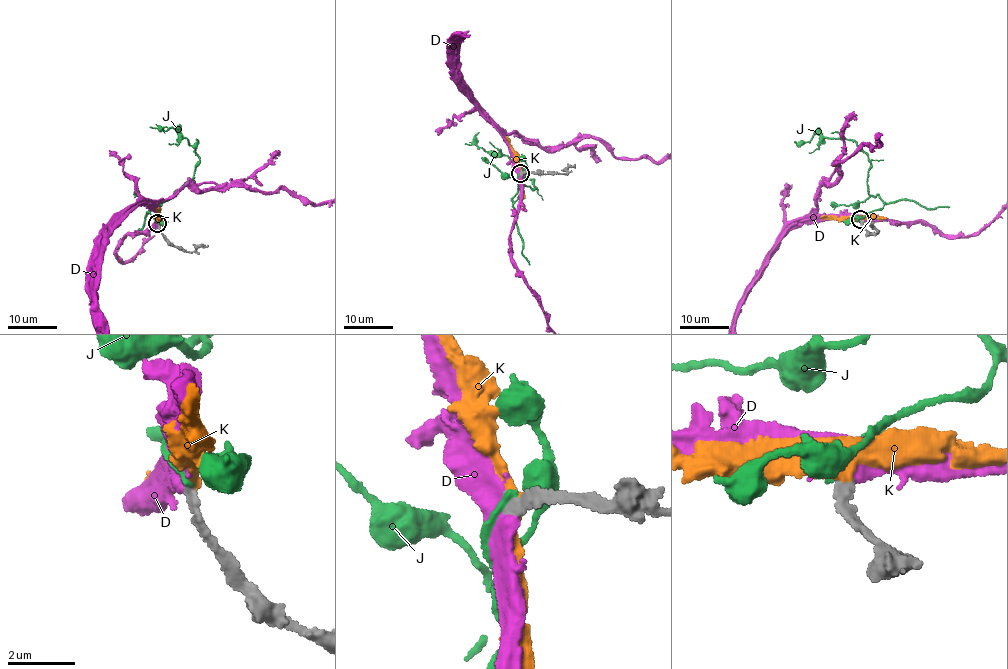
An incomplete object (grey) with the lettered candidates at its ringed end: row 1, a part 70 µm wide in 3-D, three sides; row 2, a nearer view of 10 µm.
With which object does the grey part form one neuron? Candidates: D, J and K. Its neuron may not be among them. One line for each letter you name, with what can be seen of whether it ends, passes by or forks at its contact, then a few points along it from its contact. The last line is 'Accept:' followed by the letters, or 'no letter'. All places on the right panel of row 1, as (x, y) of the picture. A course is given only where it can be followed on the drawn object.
D: it passes by
Accept: D

